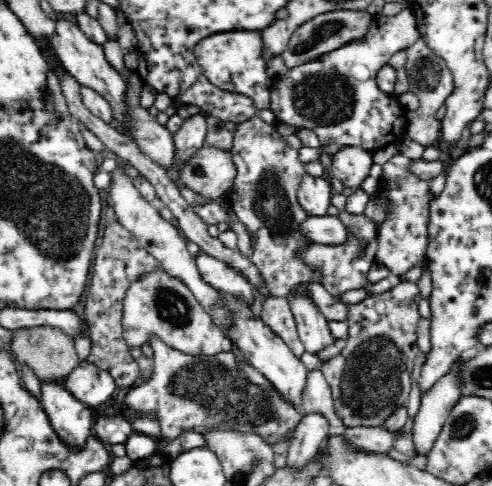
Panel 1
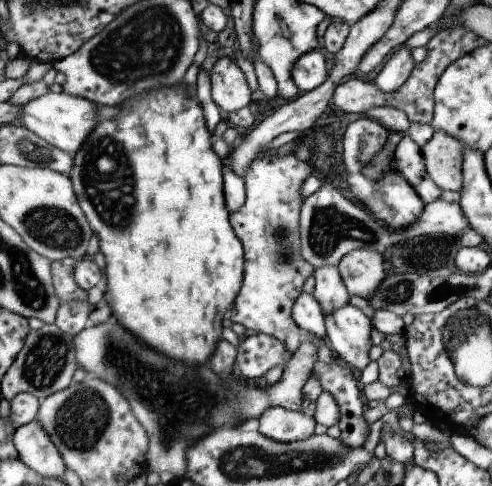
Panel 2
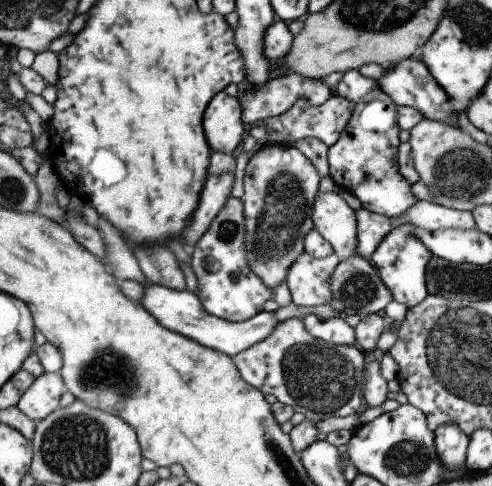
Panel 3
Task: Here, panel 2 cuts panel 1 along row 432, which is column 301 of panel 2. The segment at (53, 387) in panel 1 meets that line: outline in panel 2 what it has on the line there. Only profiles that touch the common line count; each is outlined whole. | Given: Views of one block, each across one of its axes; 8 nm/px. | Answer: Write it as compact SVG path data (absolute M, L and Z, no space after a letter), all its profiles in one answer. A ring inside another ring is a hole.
M311 50L295 62L295 84L301 92L313 92L317 86L323 86L325 80L331 76L327 70L327 58L319 50Z

